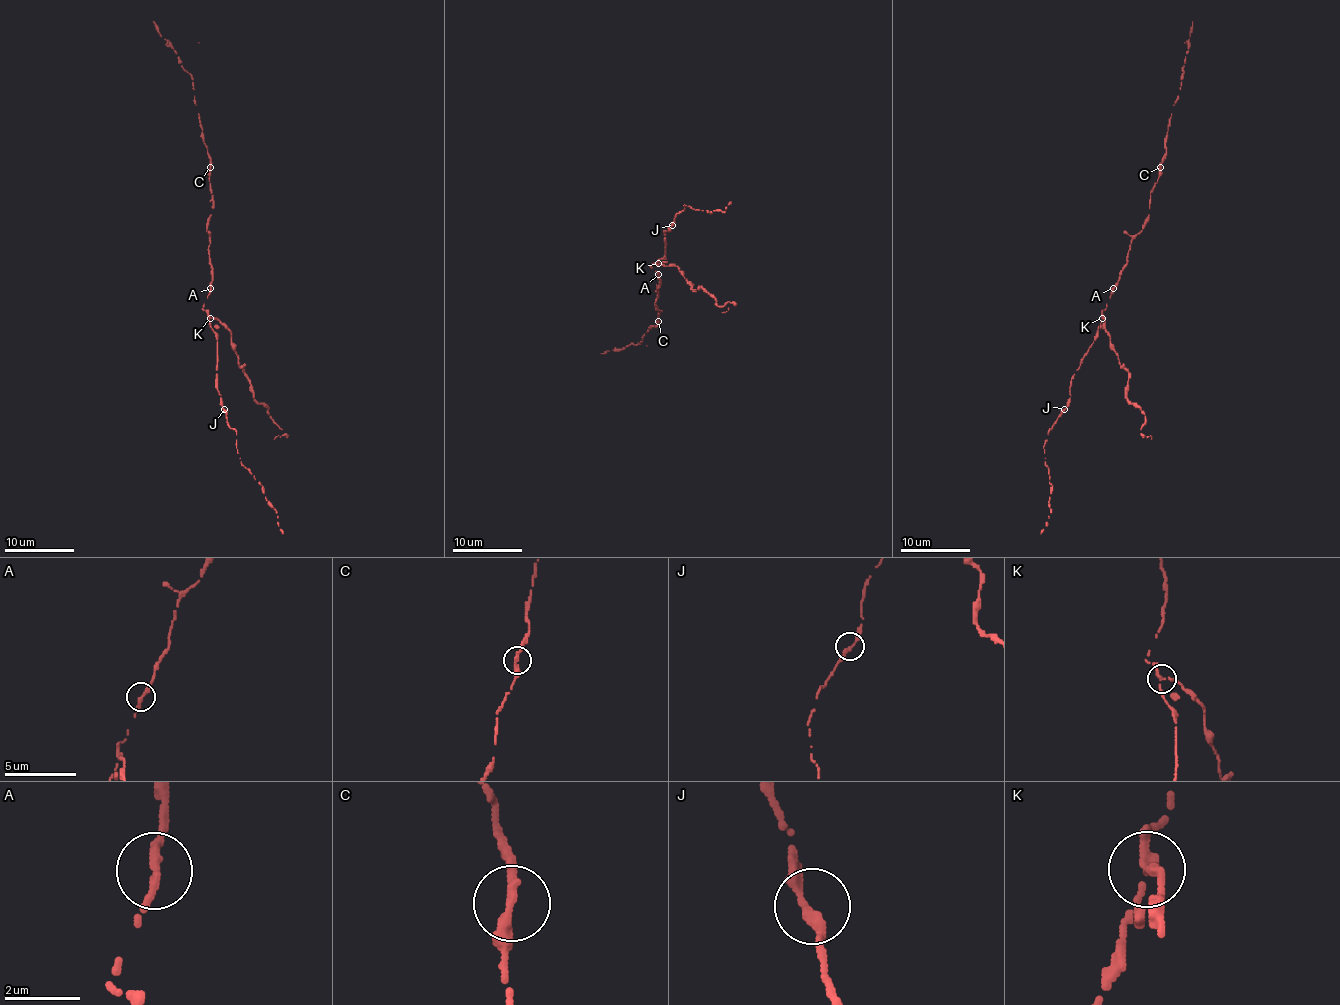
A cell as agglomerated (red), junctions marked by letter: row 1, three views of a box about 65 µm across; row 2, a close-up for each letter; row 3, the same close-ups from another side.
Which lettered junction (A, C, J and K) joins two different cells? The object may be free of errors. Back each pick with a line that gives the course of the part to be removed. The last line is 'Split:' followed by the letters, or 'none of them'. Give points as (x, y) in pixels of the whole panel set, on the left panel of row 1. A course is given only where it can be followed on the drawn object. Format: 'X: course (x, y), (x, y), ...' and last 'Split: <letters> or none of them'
K: course (210, 317), (216, 317), (231, 333), (231, 347), (238, 356), (254, 398), (268, 409), (286, 435), (274, 438)
Split: K

